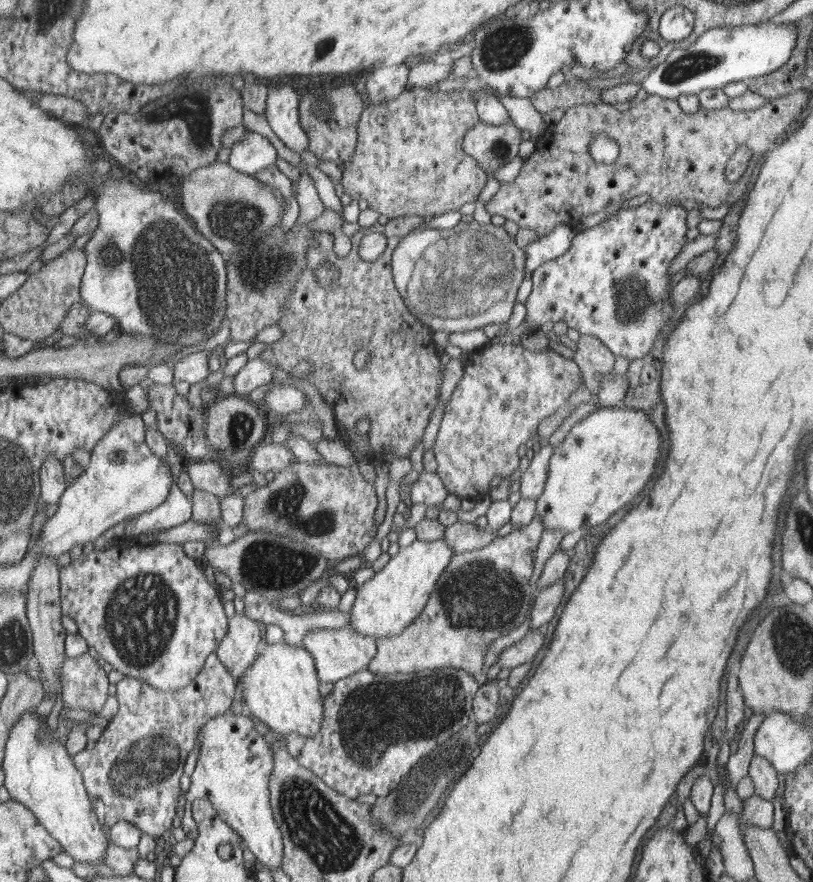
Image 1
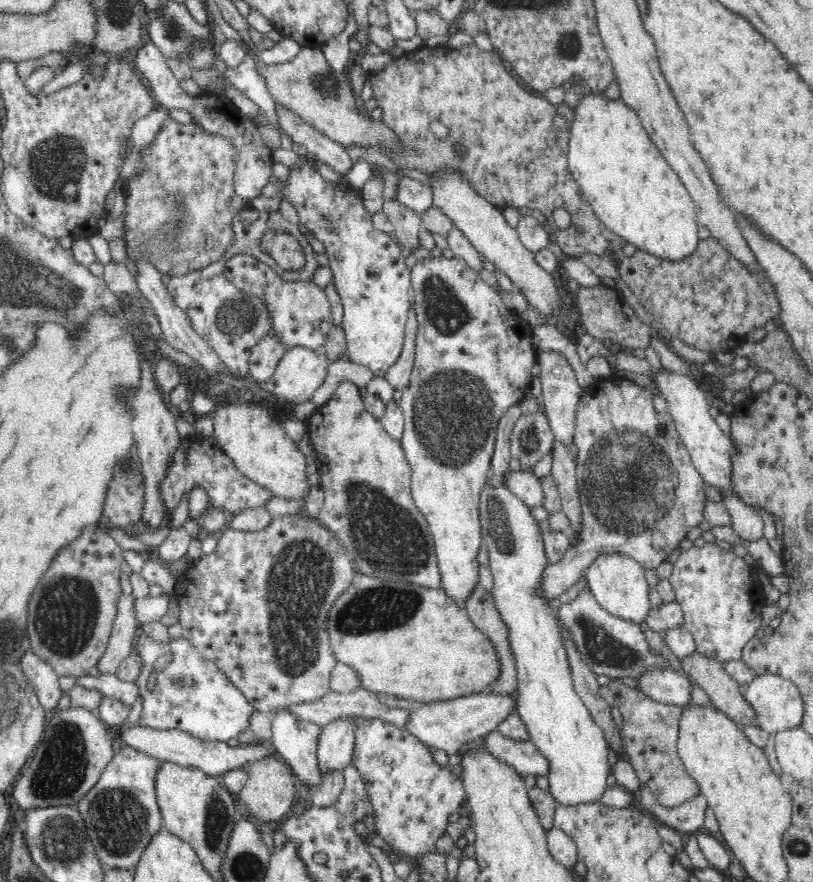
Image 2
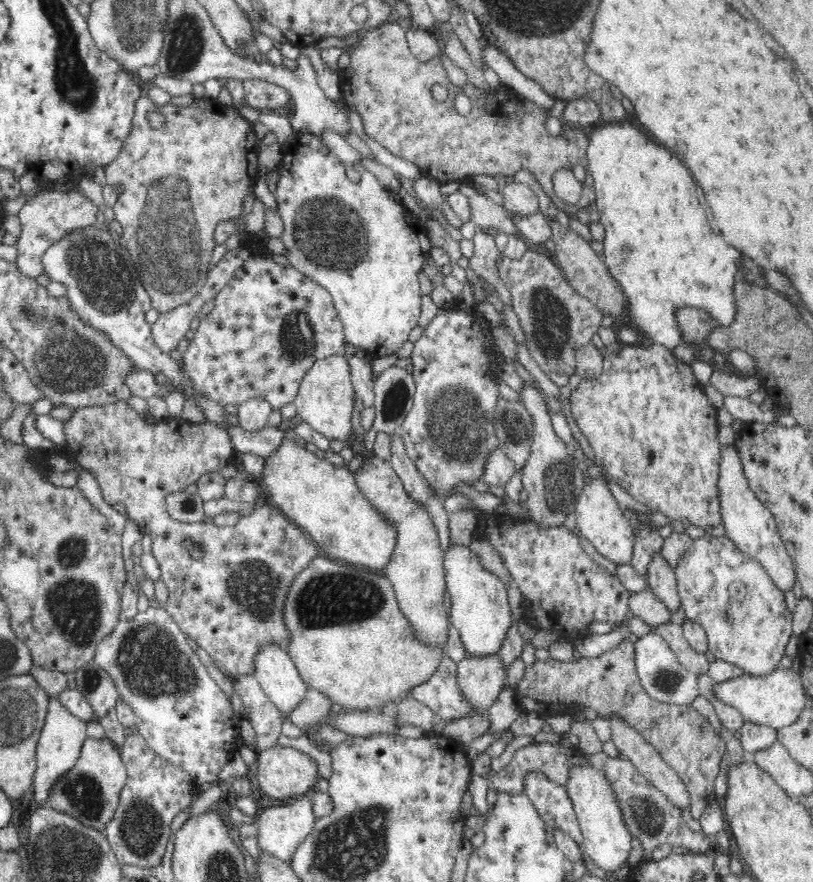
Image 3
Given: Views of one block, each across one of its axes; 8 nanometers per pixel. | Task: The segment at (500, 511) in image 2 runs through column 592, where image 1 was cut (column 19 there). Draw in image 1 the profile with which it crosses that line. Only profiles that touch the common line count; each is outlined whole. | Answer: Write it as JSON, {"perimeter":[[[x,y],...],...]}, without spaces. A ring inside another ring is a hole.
{"perimeter":[[[28,711],[20,717],[4,747],[1,763],[6,773],[4,788],[12,800],[27,805],[39,817],[40,824],[52,833],[74,861],[100,865],[109,847],[109,834],[102,829],[103,823],[95,813],[92,800],[87,796],[83,774],[72,766],[72,760],[66,754],[66,746],[60,742],[60,738],[54,736],[56,732],[38,714]],[[44,723],[46,730],[42,728]],[[39,730],[43,730],[44,736]]]}

